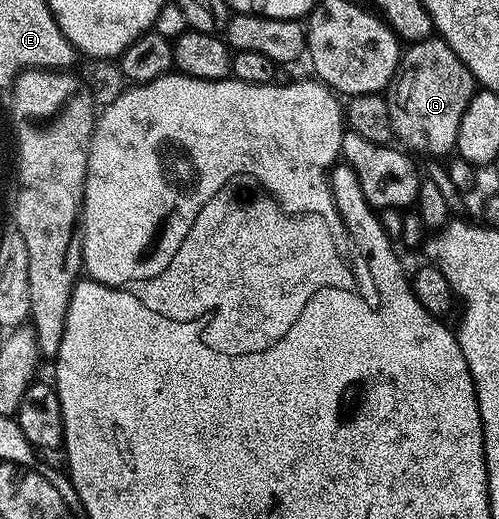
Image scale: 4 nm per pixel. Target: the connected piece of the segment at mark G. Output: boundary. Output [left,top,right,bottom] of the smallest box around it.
[388,37,477,156]

